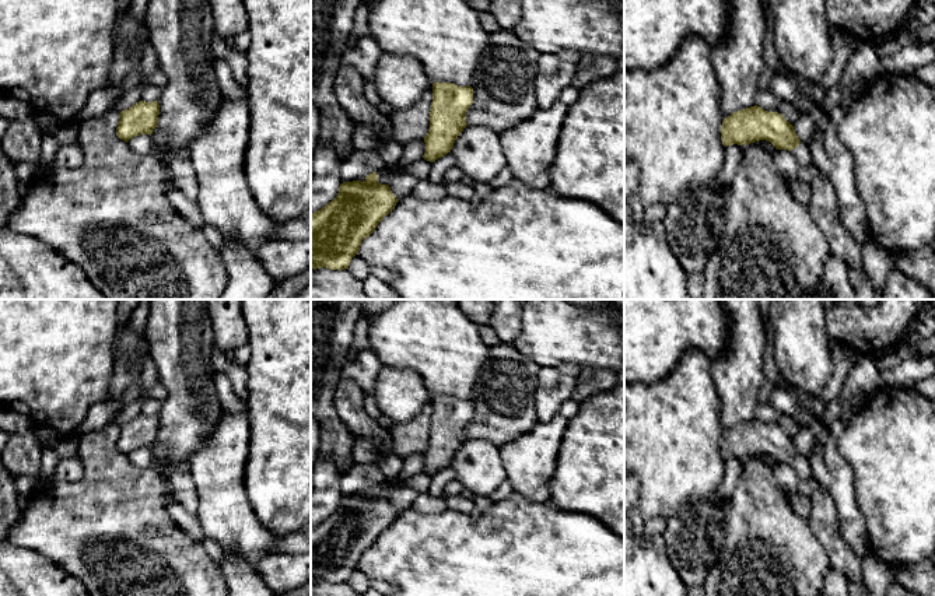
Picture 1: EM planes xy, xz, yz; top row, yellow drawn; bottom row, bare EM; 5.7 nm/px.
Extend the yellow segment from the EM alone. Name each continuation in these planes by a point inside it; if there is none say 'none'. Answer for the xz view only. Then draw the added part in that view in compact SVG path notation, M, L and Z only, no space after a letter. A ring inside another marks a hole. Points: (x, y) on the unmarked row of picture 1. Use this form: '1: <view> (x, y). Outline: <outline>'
none

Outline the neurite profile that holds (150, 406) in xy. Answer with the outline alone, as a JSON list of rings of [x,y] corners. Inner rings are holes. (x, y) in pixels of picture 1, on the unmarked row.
[[[146,399],[141,402],[140,414],[154,416],[158,414],[161,410],[162,402],[155,399]]]

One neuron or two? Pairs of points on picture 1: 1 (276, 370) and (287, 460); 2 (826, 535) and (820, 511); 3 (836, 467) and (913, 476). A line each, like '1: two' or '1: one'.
1: one
2: one
3: two

